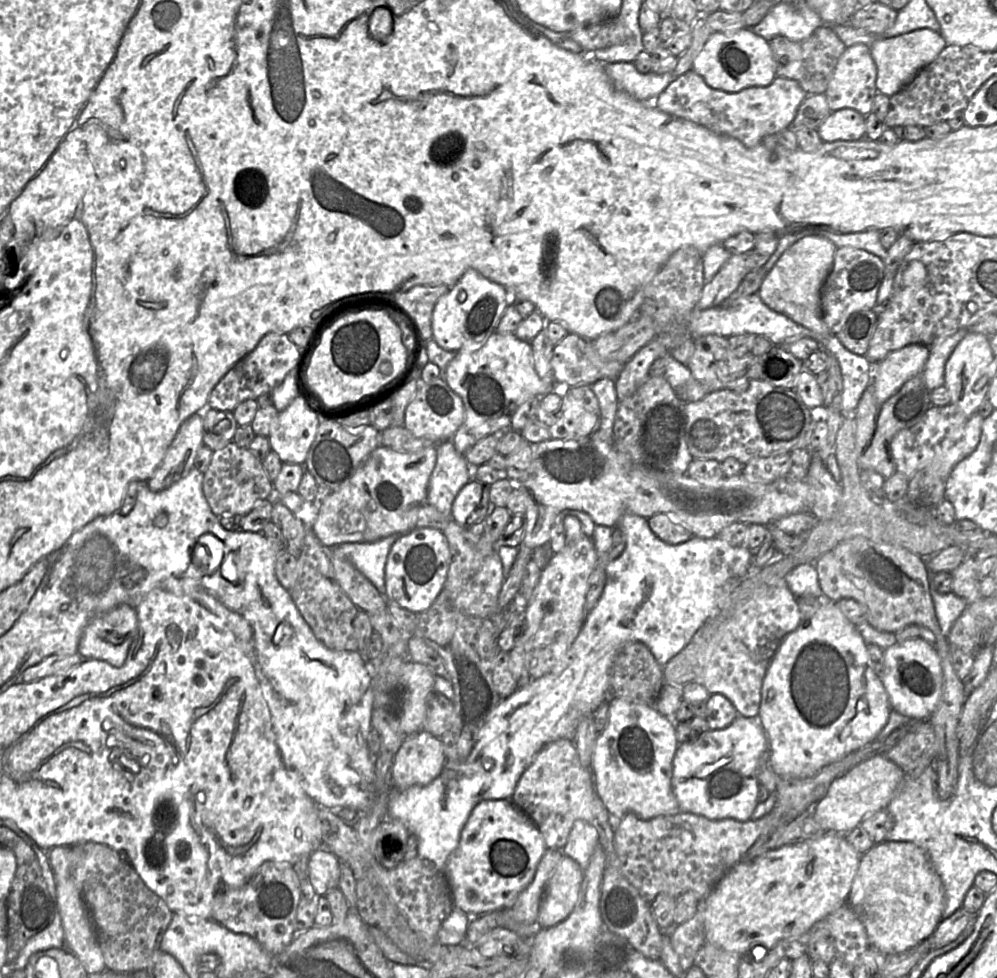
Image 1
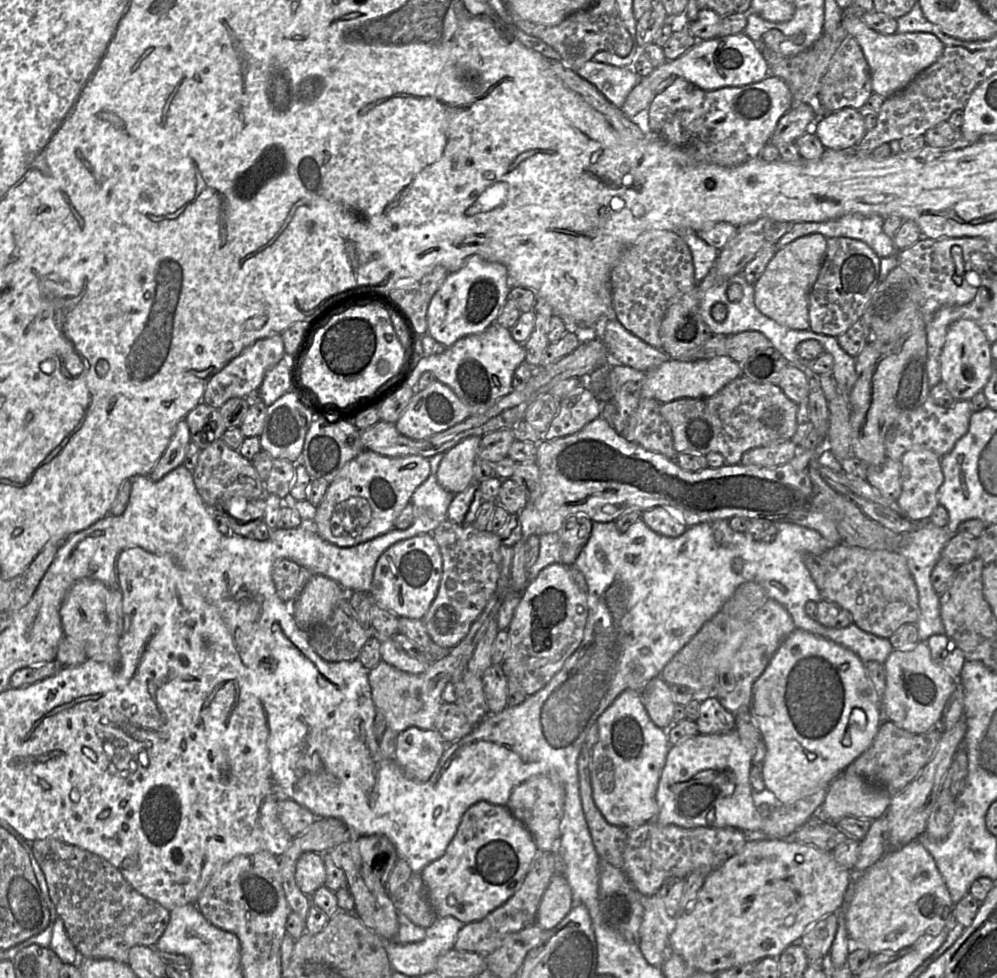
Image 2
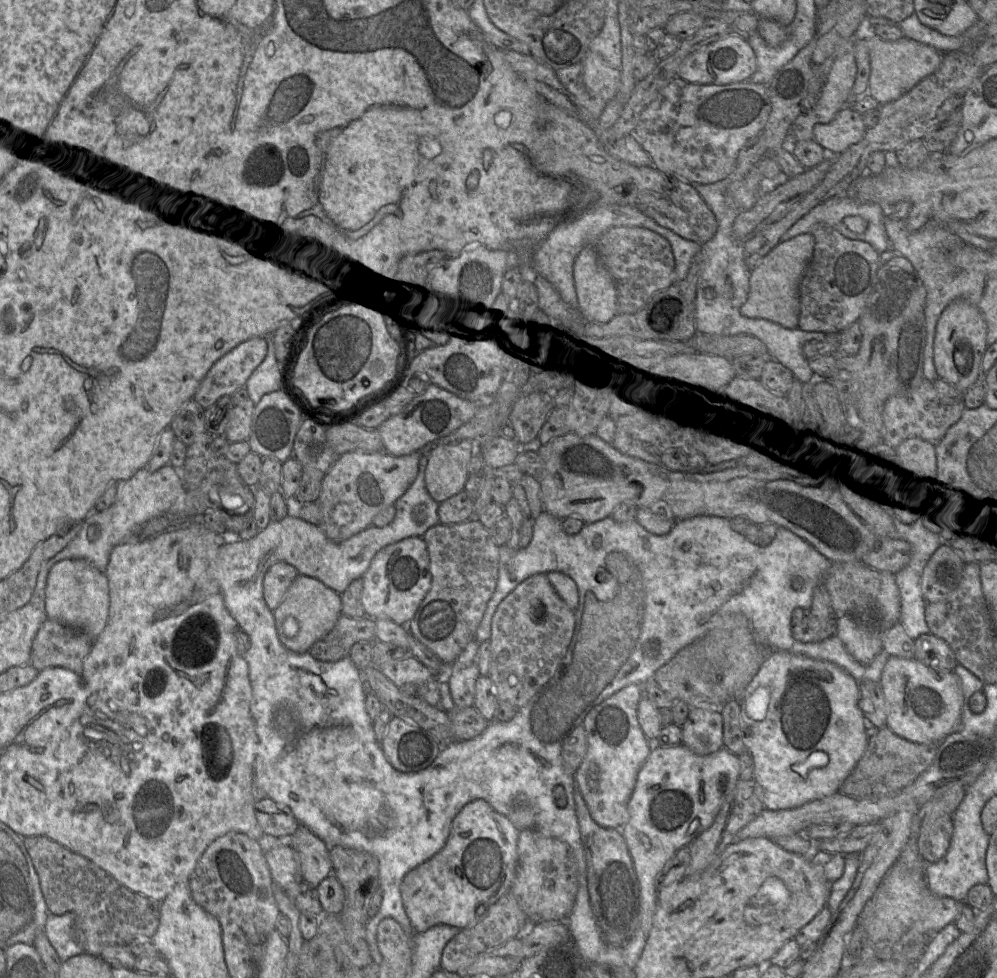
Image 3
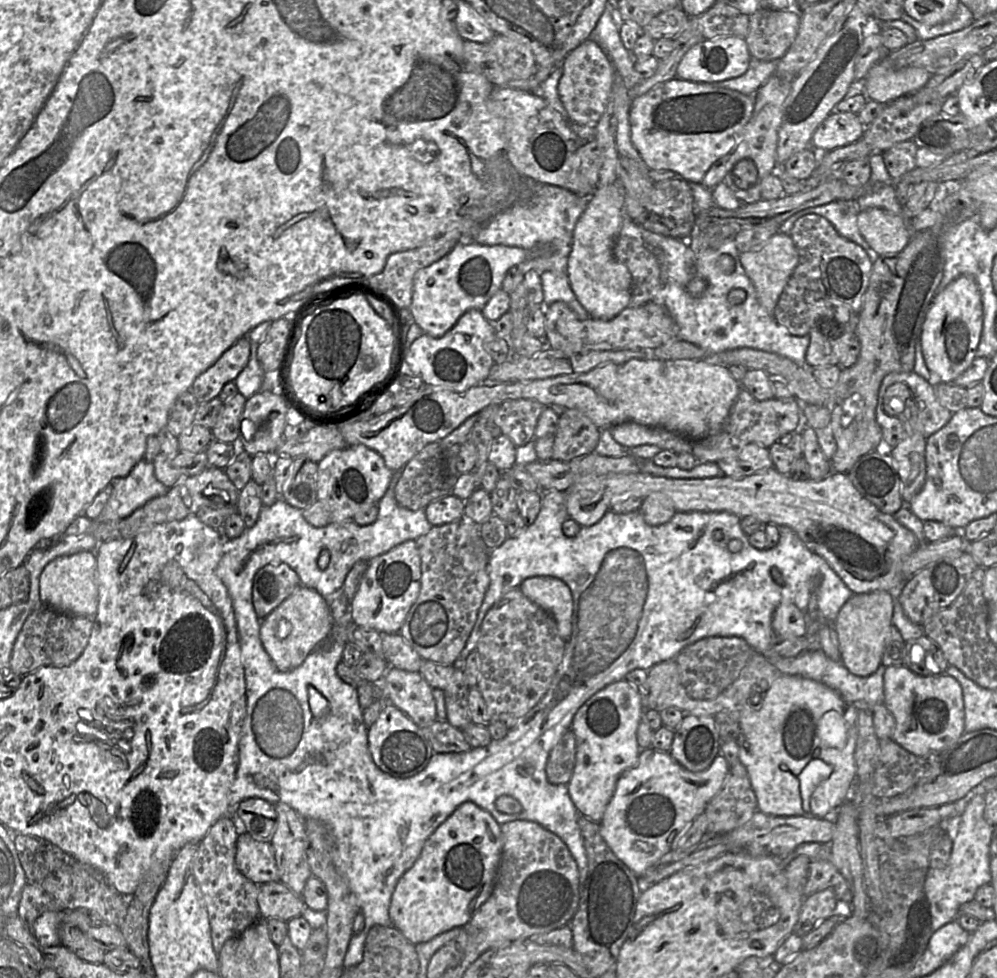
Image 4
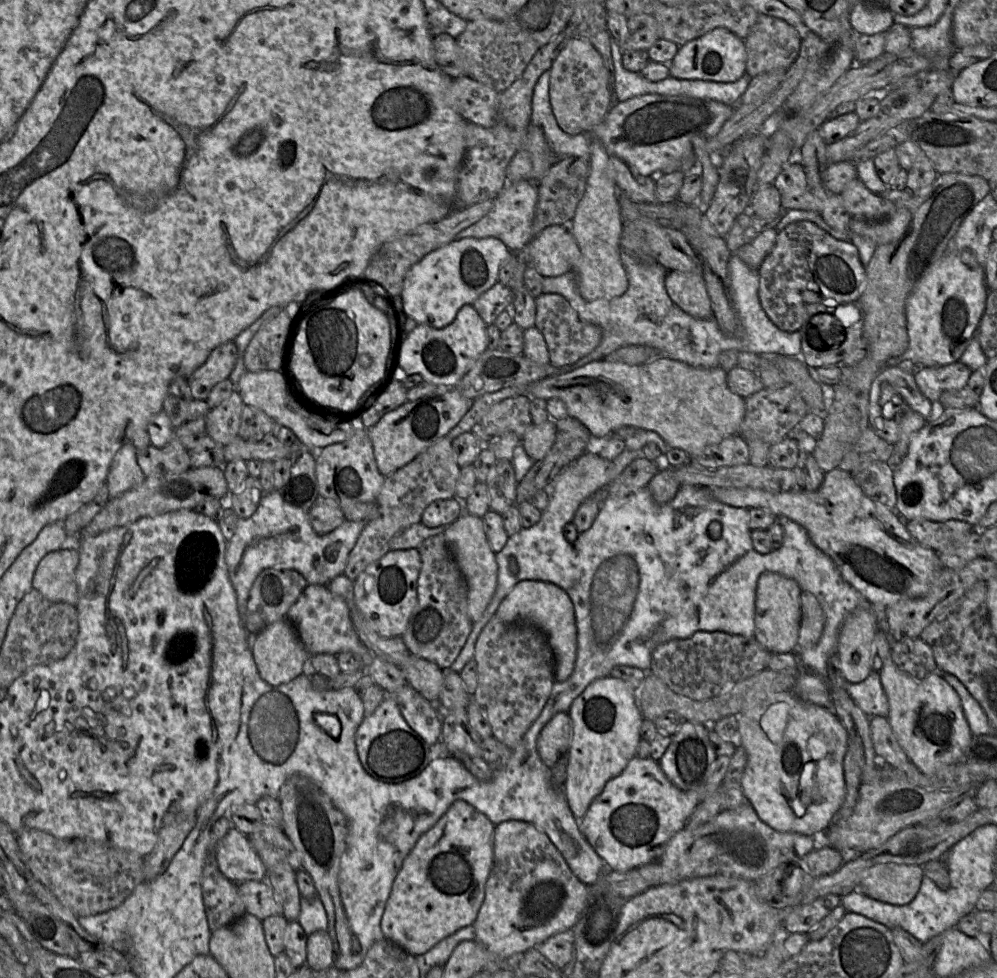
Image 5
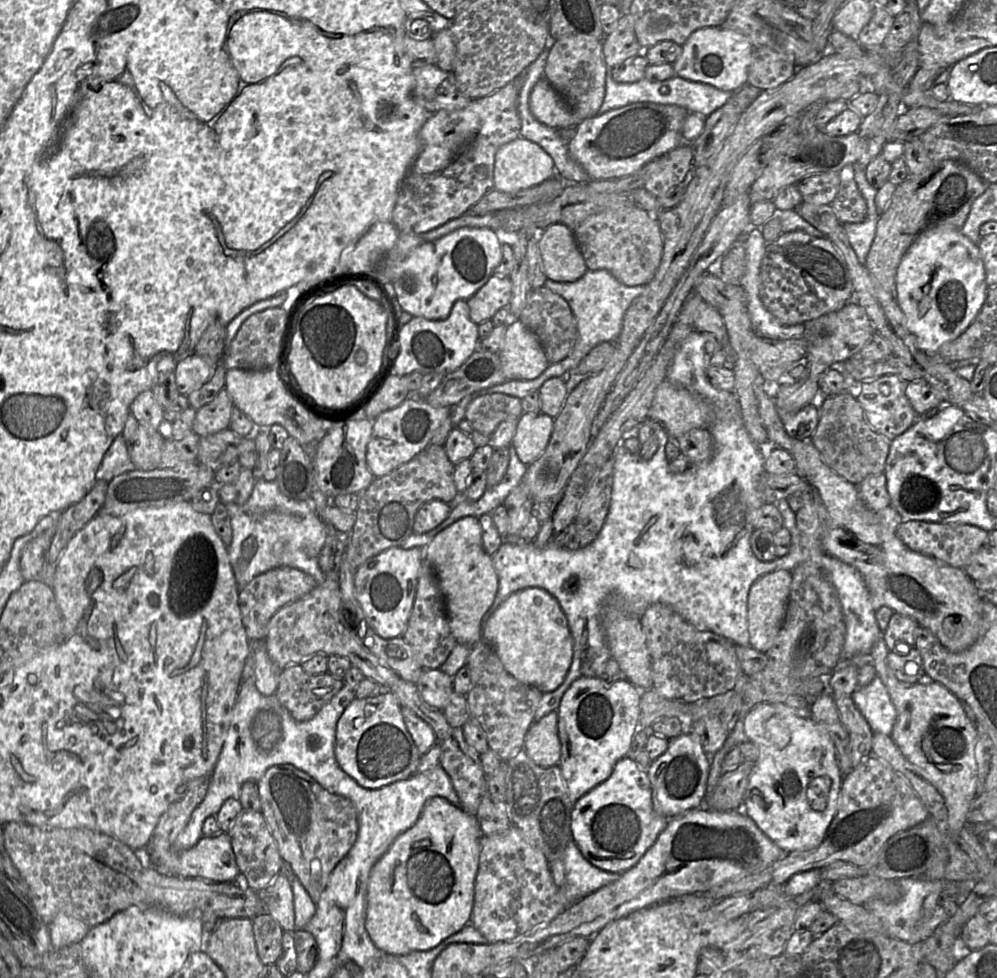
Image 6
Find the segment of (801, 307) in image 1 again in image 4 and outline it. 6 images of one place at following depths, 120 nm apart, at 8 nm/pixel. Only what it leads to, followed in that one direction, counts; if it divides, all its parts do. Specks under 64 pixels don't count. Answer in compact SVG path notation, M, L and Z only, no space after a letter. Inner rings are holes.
M777 232L755 251L740 253L740 261L751 279L759 303L773 316L779 297L799 261L798 250L789 235Z

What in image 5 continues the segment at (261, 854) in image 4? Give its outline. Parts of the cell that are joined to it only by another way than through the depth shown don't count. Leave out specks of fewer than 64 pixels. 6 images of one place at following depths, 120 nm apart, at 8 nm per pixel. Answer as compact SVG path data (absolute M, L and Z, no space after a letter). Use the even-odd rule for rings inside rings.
M229 829L215 848L215 858L221 873L234 883L264 880L267 870L244 834Z

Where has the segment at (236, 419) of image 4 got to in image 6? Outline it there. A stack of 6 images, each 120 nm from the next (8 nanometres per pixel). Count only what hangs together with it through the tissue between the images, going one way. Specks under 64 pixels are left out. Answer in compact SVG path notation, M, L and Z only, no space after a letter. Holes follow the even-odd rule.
M224 387L210 403L197 410L193 432L204 437L229 428L233 406L233 401Z

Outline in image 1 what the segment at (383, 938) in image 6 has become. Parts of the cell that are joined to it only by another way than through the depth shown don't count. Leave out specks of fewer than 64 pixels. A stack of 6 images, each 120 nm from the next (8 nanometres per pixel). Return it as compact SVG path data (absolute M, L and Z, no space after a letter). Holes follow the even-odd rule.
M510 799L484 800L469 815L461 833L457 848L445 865L454 908L470 917L512 907L519 894L532 882L537 866L547 847L537 826Z

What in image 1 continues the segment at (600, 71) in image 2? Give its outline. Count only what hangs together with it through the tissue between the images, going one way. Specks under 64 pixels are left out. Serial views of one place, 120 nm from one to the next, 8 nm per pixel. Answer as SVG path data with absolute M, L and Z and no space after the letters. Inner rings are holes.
M633 62L604 64L605 71L617 90L630 94L637 100L657 98L676 78L672 73L662 75L652 71L642 74Z

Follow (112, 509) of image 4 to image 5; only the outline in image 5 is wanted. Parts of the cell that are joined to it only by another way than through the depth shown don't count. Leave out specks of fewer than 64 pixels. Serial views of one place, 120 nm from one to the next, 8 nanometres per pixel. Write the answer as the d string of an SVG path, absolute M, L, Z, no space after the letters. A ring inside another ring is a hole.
M126 442L114 455L106 478L110 499L120 496L145 480L146 476L137 463L136 453L134 445Z

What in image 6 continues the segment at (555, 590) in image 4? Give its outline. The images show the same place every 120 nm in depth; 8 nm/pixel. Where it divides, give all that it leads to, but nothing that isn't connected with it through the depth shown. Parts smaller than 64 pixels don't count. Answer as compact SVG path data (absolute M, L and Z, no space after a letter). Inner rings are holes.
M526 588L509 596L483 626L482 640L494 649L509 674L543 694L555 691L563 683L572 663L573 639L566 616L558 601L542 588Z

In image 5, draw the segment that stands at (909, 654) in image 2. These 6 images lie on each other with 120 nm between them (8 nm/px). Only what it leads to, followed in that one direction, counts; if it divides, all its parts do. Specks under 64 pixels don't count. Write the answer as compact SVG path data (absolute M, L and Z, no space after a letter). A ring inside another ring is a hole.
M891 656L884 660L879 674L889 703L889 724L911 763L923 774L931 775L944 766L959 762L969 749L973 735L959 696L942 674L915 681L895 666Z

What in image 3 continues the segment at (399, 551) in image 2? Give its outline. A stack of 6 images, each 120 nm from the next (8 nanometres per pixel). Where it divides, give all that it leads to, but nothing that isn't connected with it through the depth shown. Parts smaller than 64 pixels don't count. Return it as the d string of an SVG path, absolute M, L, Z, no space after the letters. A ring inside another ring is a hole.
M409 537L388 545L376 554L363 576L361 599L366 616L407 626L427 595L431 582L429 554L423 537Z

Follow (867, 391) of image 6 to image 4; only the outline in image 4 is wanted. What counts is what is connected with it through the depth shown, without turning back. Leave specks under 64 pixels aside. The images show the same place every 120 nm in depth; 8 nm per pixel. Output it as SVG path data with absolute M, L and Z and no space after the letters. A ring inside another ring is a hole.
M914 371L892 372L882 380L878 394L876 420L882 431L883 445L888 449L894 448L912 434L922 434L927 439L944 427L952 415L951 411L939 403L934 386ZM893 398L902 398L905 401L905 409L902 413L890 407L890 401Z

